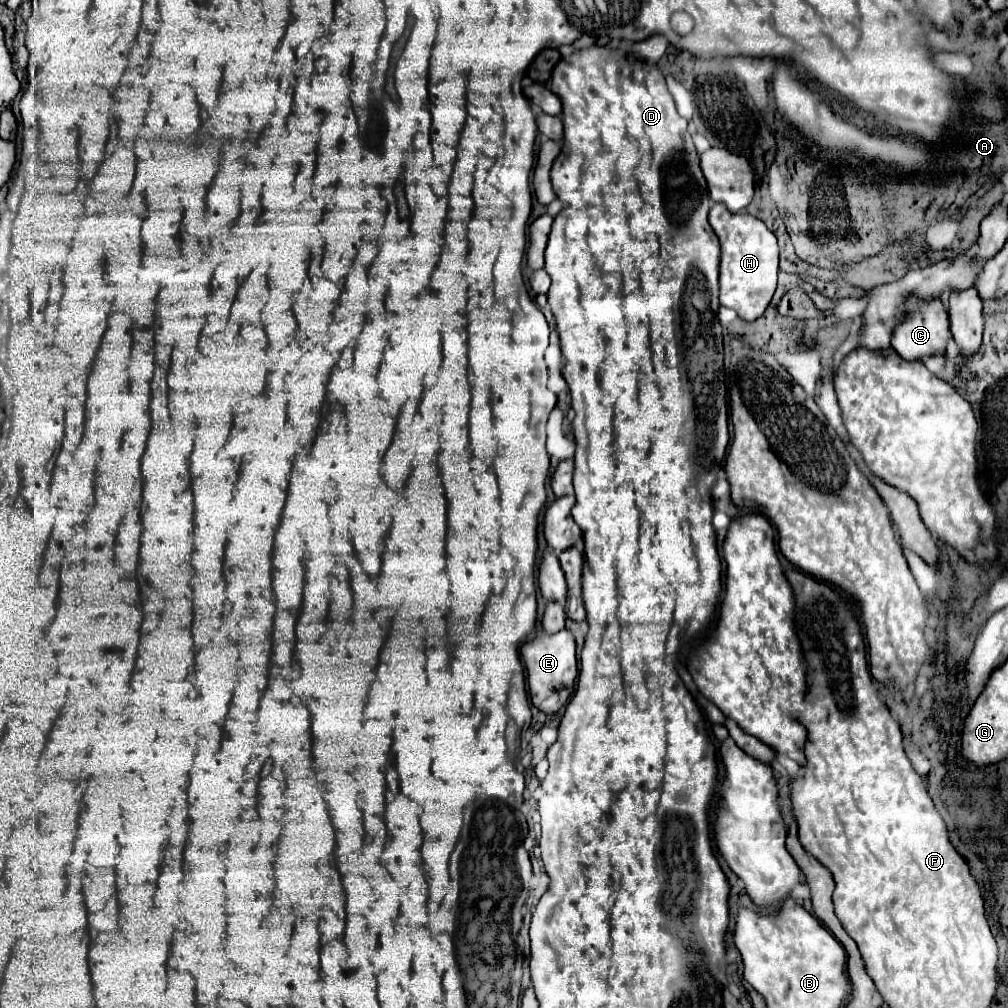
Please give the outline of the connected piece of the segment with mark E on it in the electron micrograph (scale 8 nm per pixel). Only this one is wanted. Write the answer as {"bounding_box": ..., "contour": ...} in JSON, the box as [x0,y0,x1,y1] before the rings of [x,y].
{"bounding_box":[520,629,578,713],"contour":[[[562,629],[554,635],[536,635],[534,639],[526,641],[520,649],[520,655],[526,665],[528,673],[528,691],[534,707],[538,707],[542,713],[558,713],[560,707],[564,707],[574,693],[574,681],[578,677],[578,665],[576,665],[576,641],[568,629]]]}

